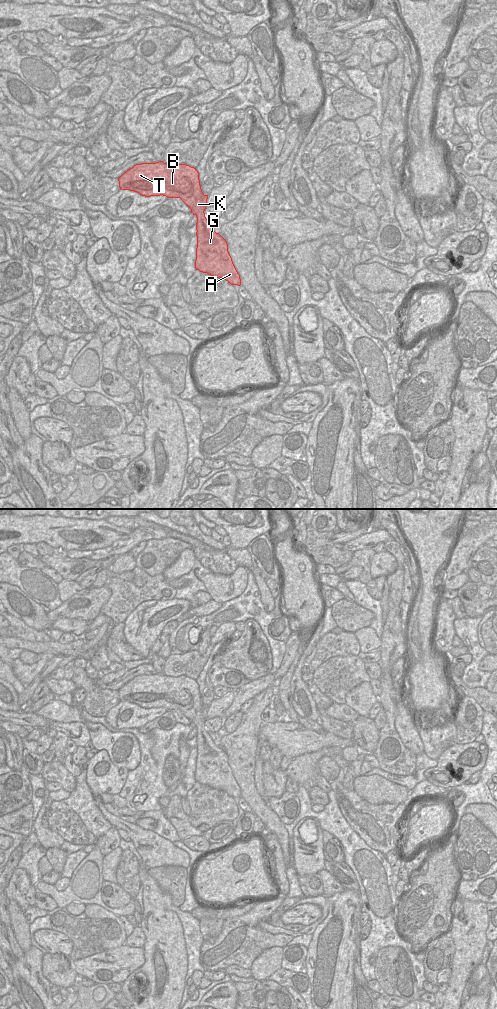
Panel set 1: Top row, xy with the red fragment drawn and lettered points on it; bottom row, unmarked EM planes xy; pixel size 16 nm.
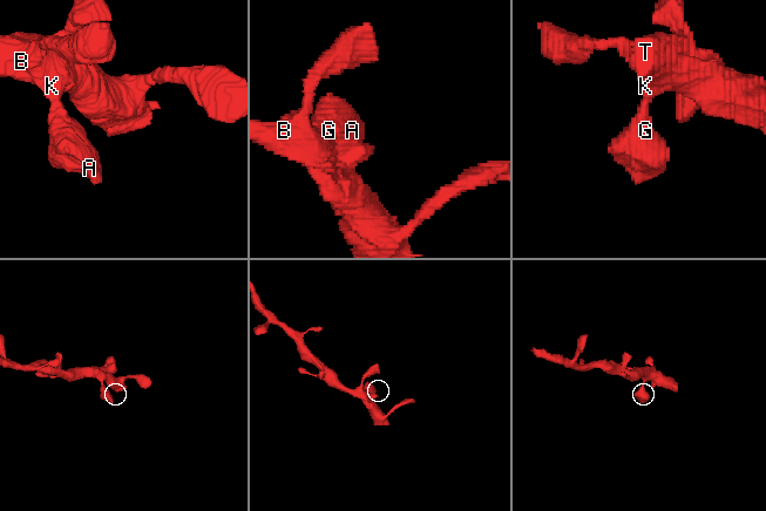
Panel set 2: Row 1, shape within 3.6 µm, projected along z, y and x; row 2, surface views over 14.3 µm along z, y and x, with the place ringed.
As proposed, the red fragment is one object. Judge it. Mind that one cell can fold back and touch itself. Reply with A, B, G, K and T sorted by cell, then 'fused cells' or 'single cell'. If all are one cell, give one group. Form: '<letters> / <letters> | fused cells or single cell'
A B G K T | single cell

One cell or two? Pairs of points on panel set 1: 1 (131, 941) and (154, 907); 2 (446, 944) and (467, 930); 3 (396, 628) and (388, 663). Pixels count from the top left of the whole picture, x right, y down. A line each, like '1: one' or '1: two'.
1: two
2: two
3: one

